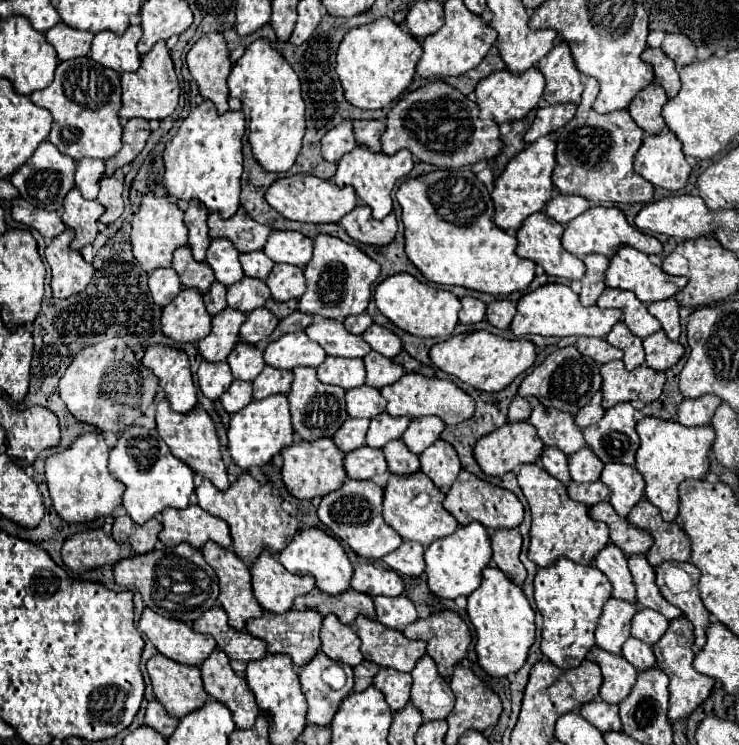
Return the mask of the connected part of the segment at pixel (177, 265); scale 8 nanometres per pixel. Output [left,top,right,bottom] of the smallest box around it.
[172,245,214,293]

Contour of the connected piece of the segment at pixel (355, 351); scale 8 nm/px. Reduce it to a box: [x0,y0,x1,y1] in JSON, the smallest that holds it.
[306,319,370,357]

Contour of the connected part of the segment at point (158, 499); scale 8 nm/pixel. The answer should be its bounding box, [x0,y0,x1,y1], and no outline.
[108,433,194,525]

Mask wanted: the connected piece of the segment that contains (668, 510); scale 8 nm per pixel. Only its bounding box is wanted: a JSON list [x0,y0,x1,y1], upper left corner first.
[636,417,716,521]

